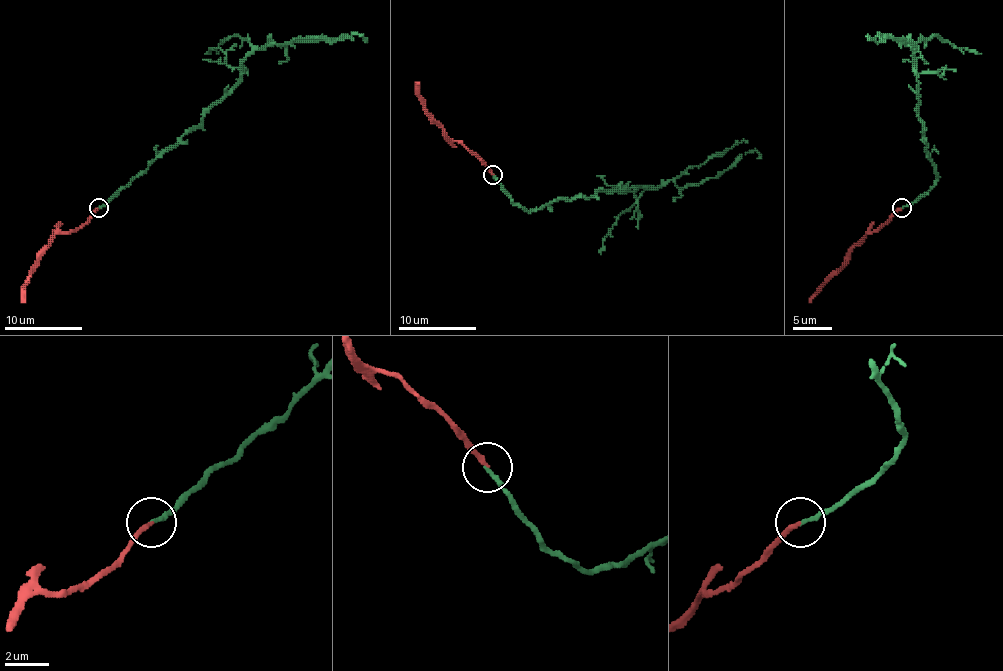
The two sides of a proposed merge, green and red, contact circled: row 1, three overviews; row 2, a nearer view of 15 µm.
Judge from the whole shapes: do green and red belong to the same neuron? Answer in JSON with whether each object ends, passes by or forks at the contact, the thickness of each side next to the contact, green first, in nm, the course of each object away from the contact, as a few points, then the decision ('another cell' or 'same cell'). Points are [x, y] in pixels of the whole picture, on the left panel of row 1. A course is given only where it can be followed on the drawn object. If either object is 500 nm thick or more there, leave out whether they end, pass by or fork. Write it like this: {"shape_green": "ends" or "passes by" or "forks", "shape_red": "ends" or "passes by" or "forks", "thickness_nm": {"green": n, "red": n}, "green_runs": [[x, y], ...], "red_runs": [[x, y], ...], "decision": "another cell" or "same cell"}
{"shape_green": "ends", "shape_red": "ends", "thickness_nm": {"green": 180, "red": 200}, "green_runs": [[99, 208], [203, 120], [205, 112], [240, 79], [242, 61], [256, 50], [355, 34], [361, 34], [367, 42]], "red_runs": [[99, 208], [80, 228], [54, 235], [33, 271], [21, 302]], "decision": "same cell"}

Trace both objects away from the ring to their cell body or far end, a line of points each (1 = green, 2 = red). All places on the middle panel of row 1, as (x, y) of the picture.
1: (493, 174), (528, 211), (671, 180), (679, 188), (700, 184), (749, 150), (761, 158)
2: (493, 174), (474, 154), (448, 137), (427, 111), (415, 82)

